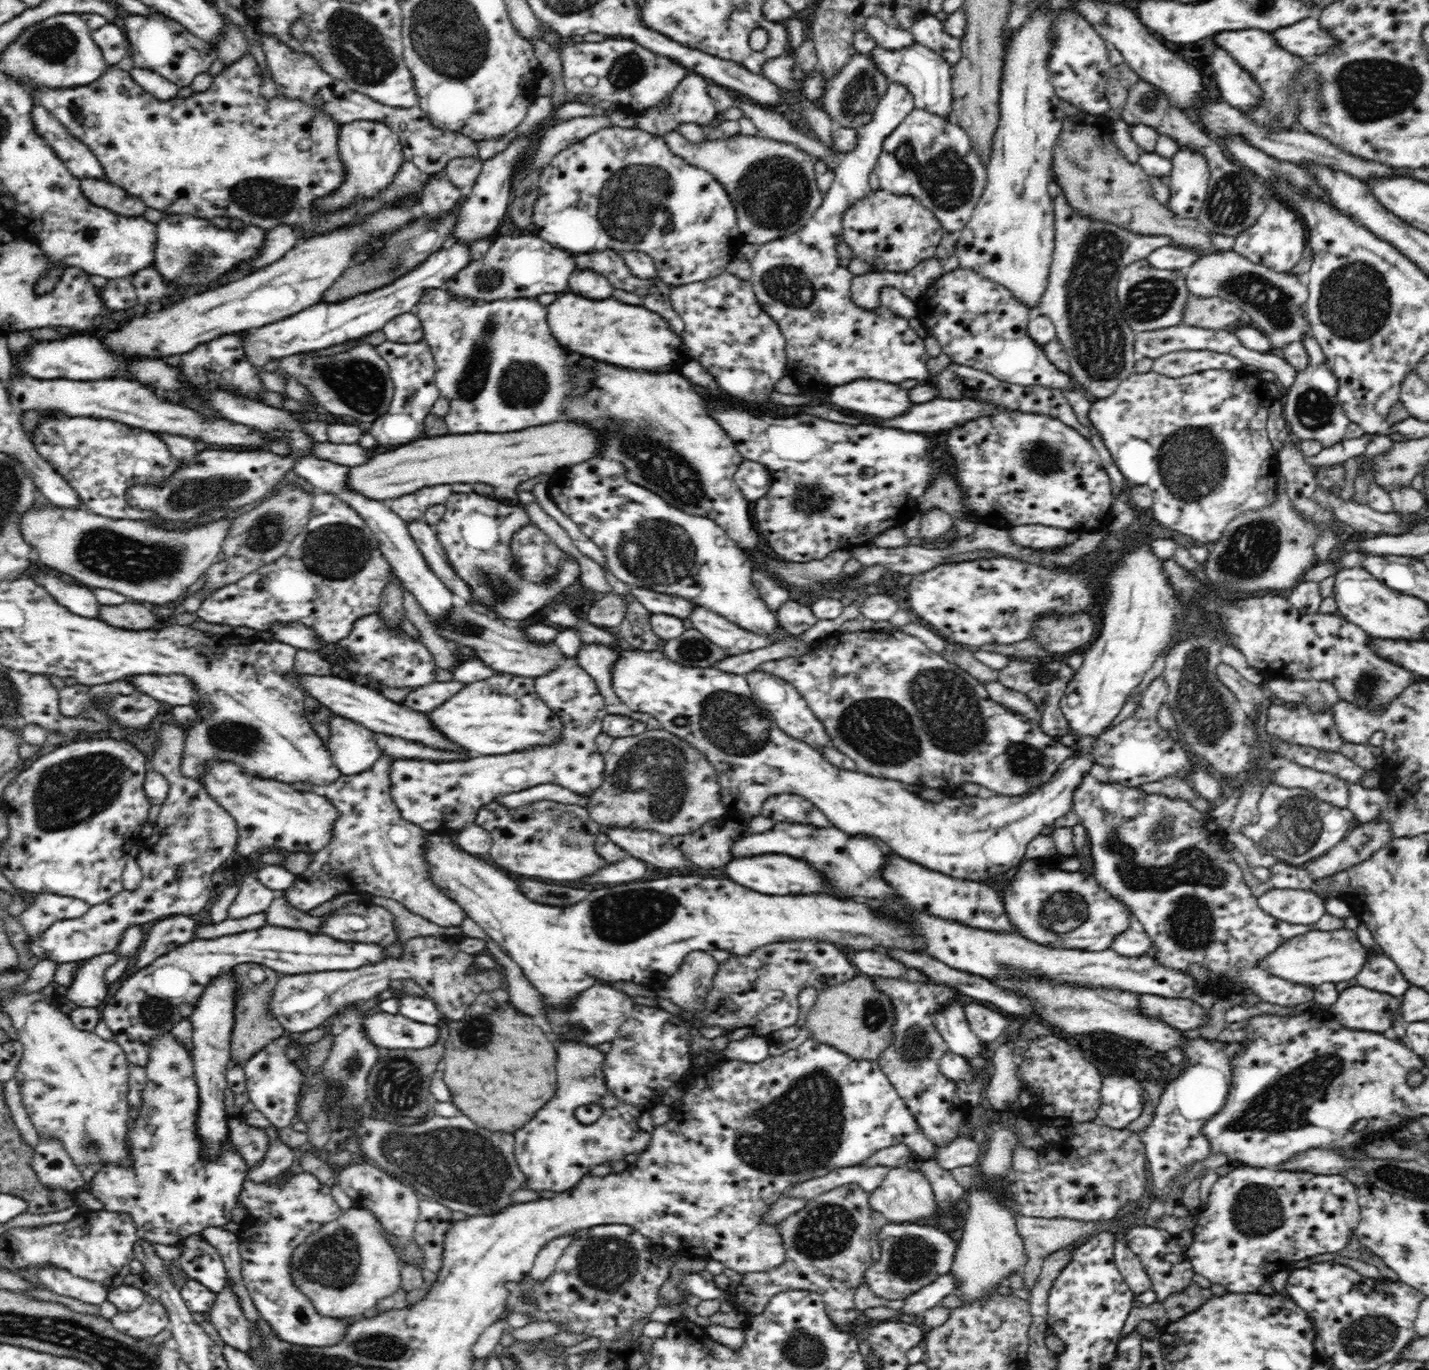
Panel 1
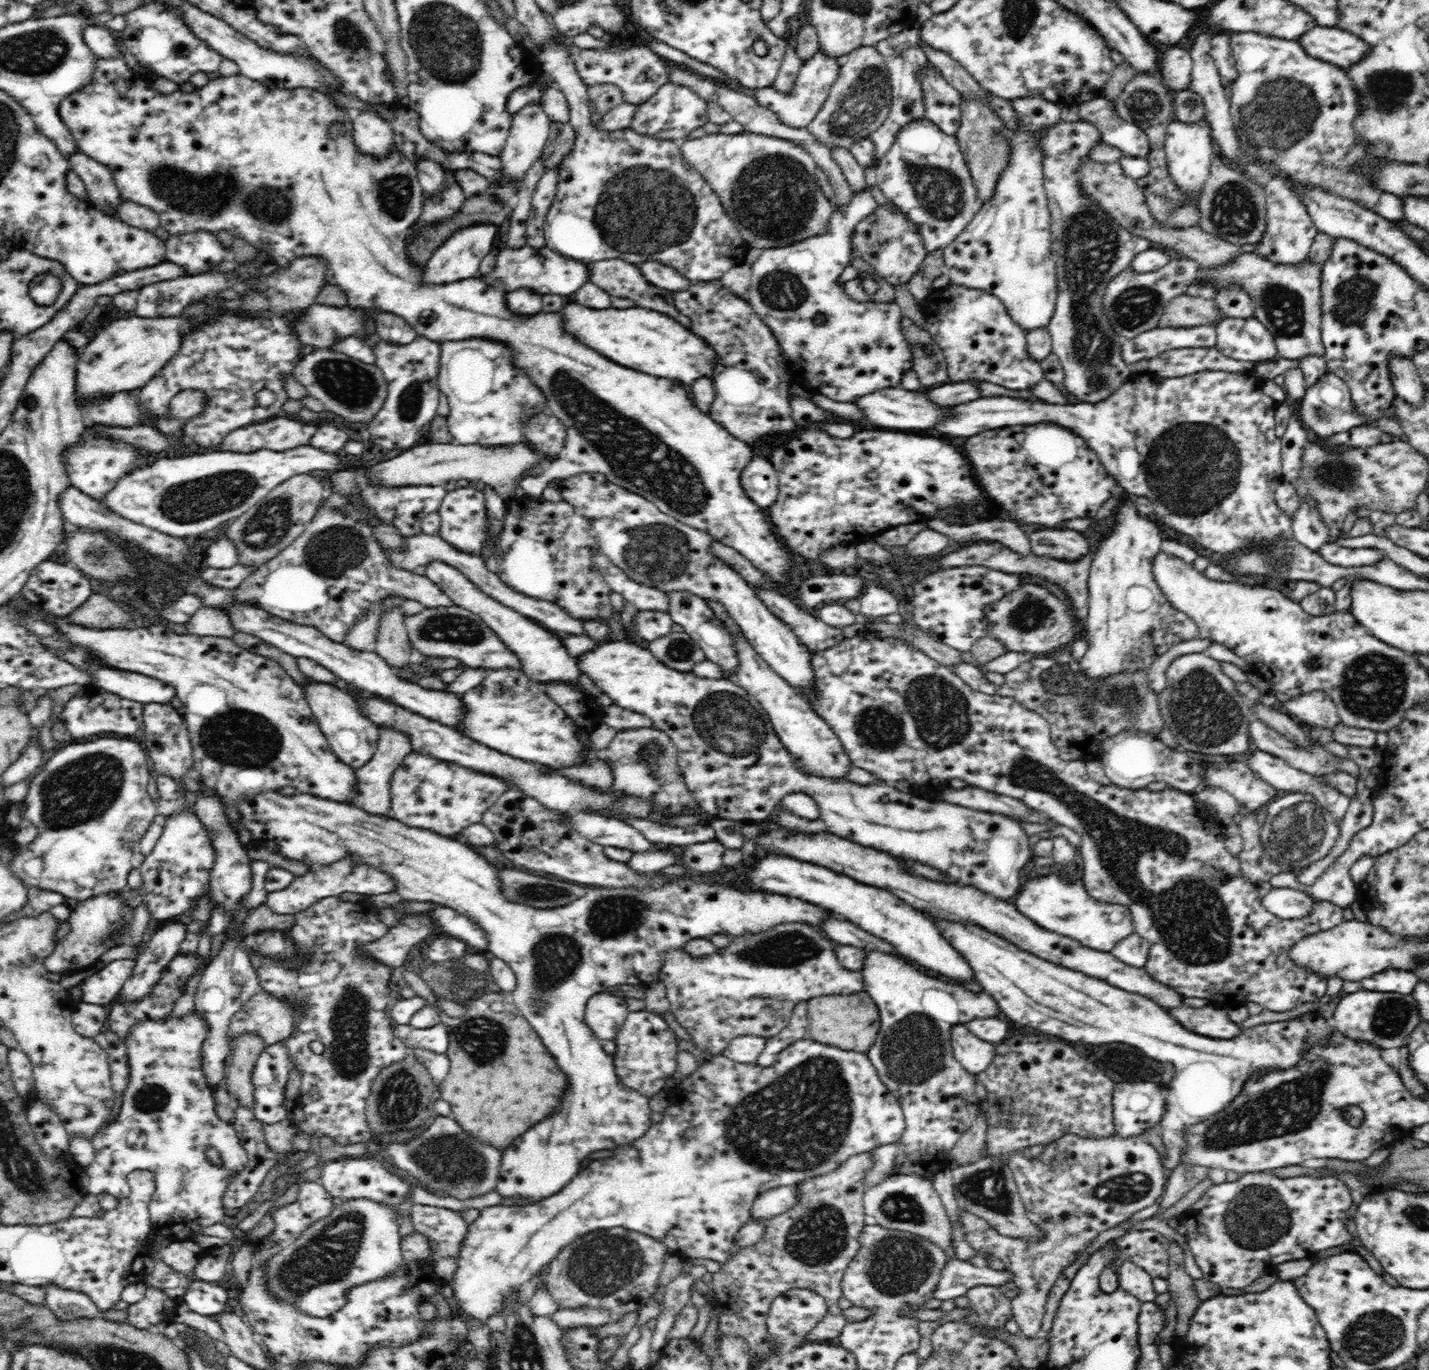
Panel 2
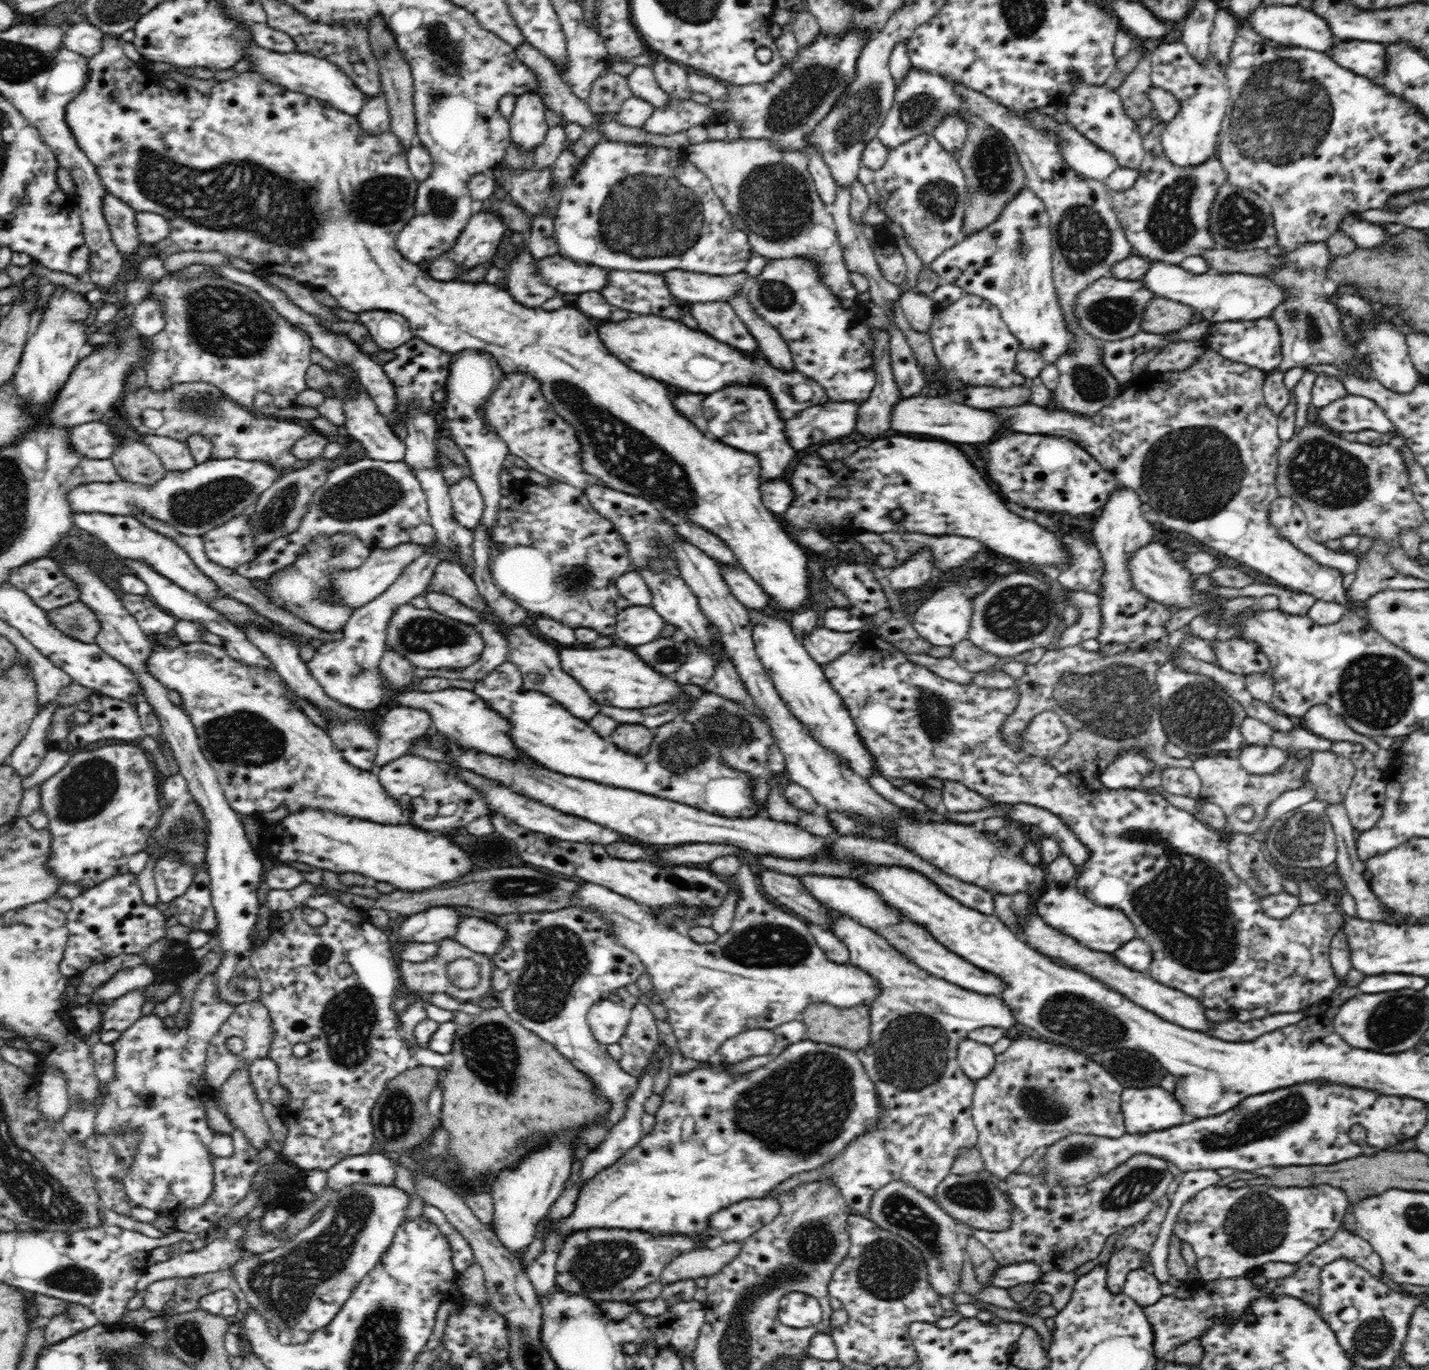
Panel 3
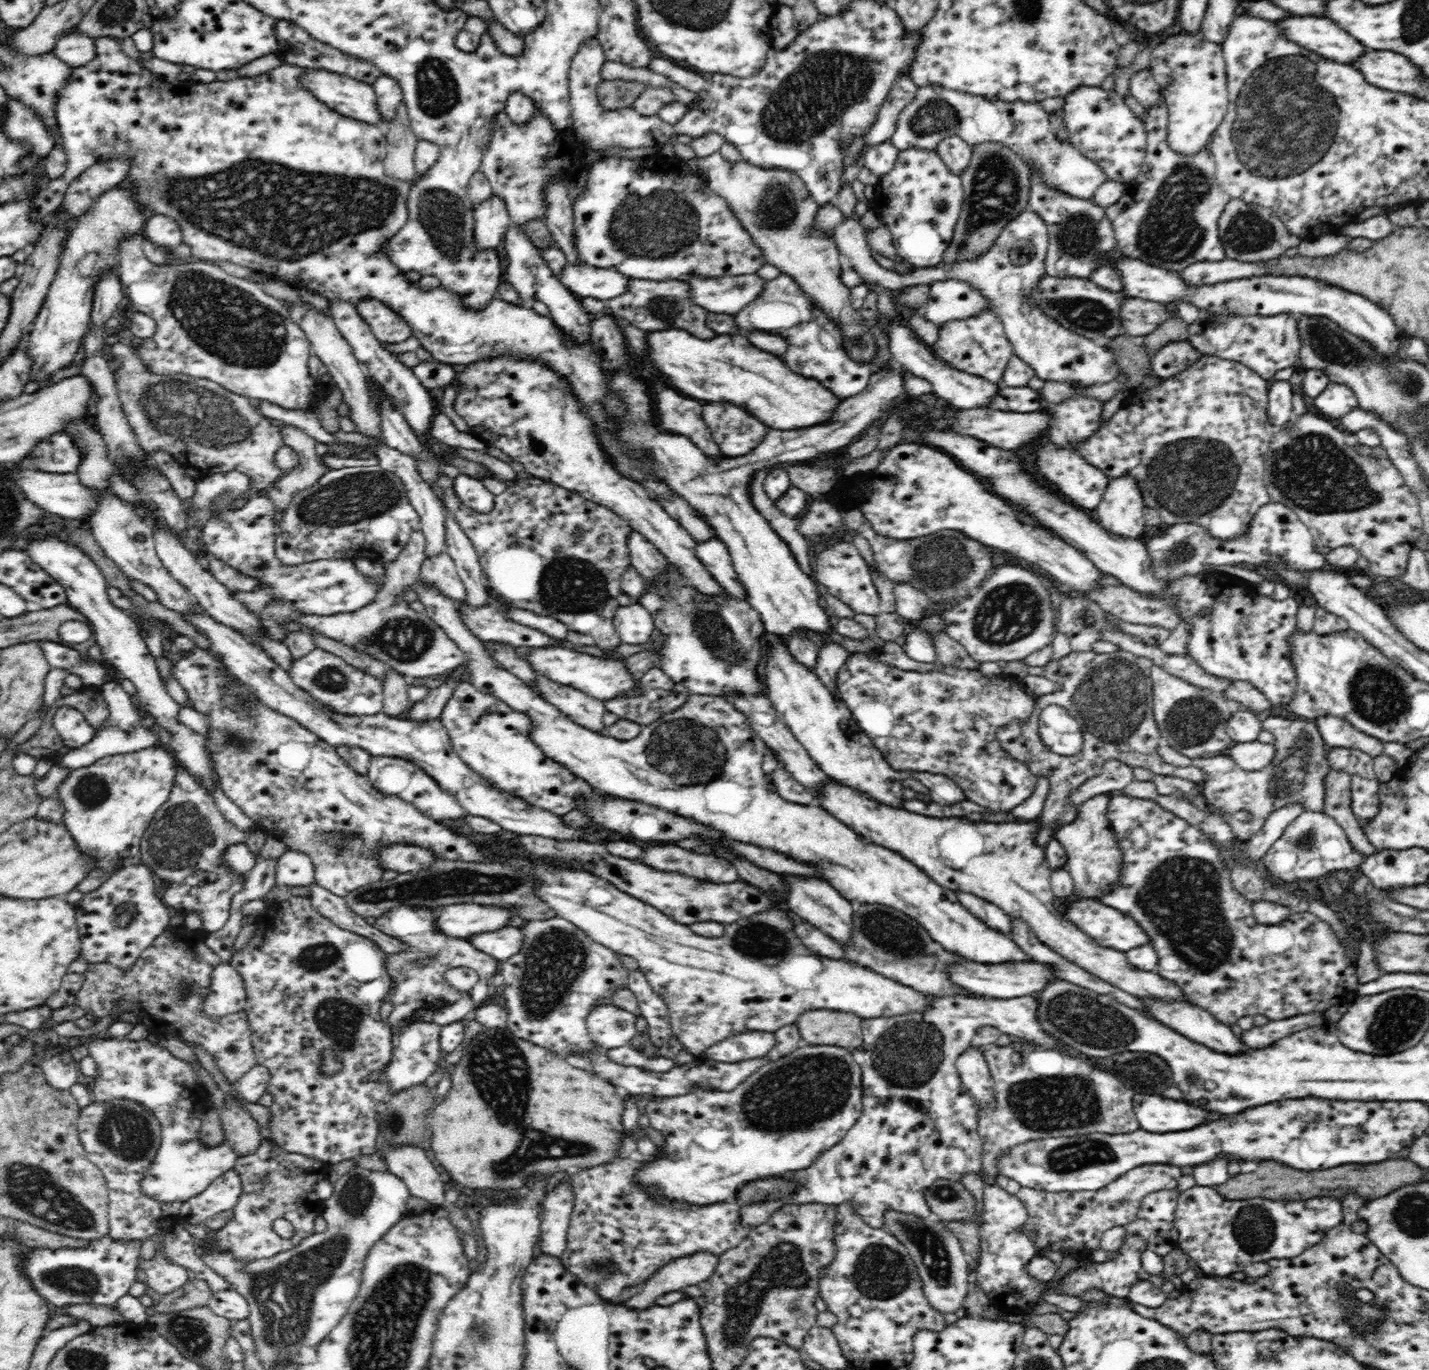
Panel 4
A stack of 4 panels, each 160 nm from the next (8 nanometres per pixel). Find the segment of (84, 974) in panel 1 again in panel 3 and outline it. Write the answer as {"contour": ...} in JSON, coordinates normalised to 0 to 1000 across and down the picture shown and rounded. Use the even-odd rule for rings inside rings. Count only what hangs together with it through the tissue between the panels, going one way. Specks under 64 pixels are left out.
{"contour":[[[97,705],[94,708],[84,708],[78,715],[69,720],[64,727],[64,731],[70,734],[73,730],[80,730],[91,723],[101,722],[108,717],[108,708],[103,705]]]}

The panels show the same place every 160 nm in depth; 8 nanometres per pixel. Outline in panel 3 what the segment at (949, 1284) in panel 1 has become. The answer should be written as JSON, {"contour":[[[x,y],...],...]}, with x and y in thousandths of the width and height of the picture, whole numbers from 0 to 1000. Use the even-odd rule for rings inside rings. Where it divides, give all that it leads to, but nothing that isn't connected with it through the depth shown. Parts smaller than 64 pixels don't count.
{"contour":[[[717,920],[717,921],[699,924],[694,931],[694,938],[705,941],[717,936],[724,937],[730,931],[731,928],[726,921]]]}

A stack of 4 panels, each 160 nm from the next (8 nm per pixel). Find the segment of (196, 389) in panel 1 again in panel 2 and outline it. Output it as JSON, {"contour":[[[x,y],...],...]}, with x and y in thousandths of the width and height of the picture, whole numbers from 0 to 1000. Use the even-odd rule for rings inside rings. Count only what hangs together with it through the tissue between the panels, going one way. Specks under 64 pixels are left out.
{"contour":[[[157,210],[154,213],[146,215],[137,220],[133,220],[126,229],[127,233],[132,233],[134,239],[129,242],[127,250],[125,257],[113,267],[109,274],[105,276],[96,289],[97,293],[100,298],[108,303],[116,303],[119,291],[123,289],[126,285],[137,283],[142,285],[145,289],[145,296],[139,305],[133,306],[128,315],[130,319],[134,320],[136,323],[143,328],[152,327],[154,323],[162,314],[173,312],[181,307],[192,305],[197,300],[198,295],[203,291],[199,285],[199,279],[206,275],[205,272],[208,266],[211,263],[210,255],[212,251],[208,245],[206,237],[199,232],[199,231],[185,228],[185,229],[176,229],[171,226],[157,226],[156,222],[158,220],[169,218],[169,213],[165,213],[163,210]],[[188,284],[193,288],[193,293],[187,297],[183,297],[179,294],[178,288],[181,285]]]}

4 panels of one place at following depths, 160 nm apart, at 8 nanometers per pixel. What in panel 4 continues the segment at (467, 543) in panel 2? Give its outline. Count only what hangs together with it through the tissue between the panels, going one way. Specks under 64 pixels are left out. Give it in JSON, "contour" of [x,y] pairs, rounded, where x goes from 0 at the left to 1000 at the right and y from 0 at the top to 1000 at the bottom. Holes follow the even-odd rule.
{"contour":[[[323,346],[318,350],[318,360],[326,369],[337,376],[341,375],[346,369],[346,362],[339,356],[336,350]]]}

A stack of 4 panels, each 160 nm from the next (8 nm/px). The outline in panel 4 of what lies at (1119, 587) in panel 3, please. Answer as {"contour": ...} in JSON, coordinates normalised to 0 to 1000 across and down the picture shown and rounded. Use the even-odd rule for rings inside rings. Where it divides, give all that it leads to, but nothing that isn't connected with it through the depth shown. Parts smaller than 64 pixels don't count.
{"contour":[[[794,348],[778,349],[764,377],[778,390],[797,393],[801,384],[801,364]]]}

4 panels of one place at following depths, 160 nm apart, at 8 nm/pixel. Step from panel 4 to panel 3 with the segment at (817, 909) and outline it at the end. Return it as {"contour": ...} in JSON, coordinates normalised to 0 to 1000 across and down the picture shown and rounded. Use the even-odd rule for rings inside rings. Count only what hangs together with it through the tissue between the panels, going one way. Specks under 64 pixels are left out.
{"contour":[[[578,661],[575,661],[577,661],[582,670],[580,680],[592,690],[595,696],[594,702],[610,712],[617,721],[616,727],[608,734],[608,762],[598,767],[613,793],[616,815],[612,818],[612,822],[609,825],[603,826],[592,835],[585,845],[579,847],[572,855],[561,855],[551,862],[543,864],[536,874],[544,875],[547,872],[555,870],[557,866],[565,863],[577,862],[588,868],[589,875],[593,878],[596,886],[603,888],[608,885],[611,872],[624,862],[631,862],[642,868],[647,874],[653,874],[655,866],[666,857],[666,850],[669,845],[672,845],[672,840],[684,836],[684,824],[679,812],[683,790],[677,787],[670,777],[670,762],[677,758],[680,752],[694,750],[705,753],[710,750],[711,742],[700,728],[681,725],[650,711],[640,703],[633,701],[617,683],[599,674],[598,670],[592,669]]]}

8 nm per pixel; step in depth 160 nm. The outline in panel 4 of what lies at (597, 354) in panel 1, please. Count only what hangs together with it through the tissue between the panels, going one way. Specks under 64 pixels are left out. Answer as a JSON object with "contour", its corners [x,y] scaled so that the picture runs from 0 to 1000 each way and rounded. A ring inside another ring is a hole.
{"contour":[[[469,240],[453,244],[453,250],[457,266],[465,273],[477,288],[481,288],[483,291],[494,294],[509,293],[521,300],[523,300],[527,305],[532,305],[535,311],[542,314],[560,314],[565,311],[572,311],[581,308],[584,305],[584,298],[589,293],[582,285],[570,276],[554,272],[549,265],[547,260],[532,255],[526,248],[519,244],[504,244],[499,247],[490,247],[479,241]]]}

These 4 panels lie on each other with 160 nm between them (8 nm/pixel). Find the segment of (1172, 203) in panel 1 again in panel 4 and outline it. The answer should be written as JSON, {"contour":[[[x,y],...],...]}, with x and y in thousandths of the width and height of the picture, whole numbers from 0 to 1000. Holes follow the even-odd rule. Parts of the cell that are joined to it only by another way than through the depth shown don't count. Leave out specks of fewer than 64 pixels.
{"contour":[[[835,23],[824,24],[816,28],[813,32],[810,32],[808,36],[805,36],[804,51],[809,61],[812,62],[812,72],[817,77],[818,85],[817,103],[819,108],[826,112],[829,112],[829,114],[845,109],[848,97],[856,93],[856,87],[860,85],[859,50],[854,32],[847,31],[841,23],[838,23],[838,25]]]}

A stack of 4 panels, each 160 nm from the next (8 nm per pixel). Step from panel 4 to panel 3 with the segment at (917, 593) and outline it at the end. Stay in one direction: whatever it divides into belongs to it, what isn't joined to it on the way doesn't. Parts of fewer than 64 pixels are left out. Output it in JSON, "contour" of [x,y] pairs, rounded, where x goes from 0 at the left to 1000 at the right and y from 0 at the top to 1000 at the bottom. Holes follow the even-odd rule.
{"contour":[[[645,401],[641,406],[638,406],[635,410],[625,415],[622,418],[624,428],[628,433],[645,429],[644,426],[648,427],[652,420],[652,409],[652,403]]]}

